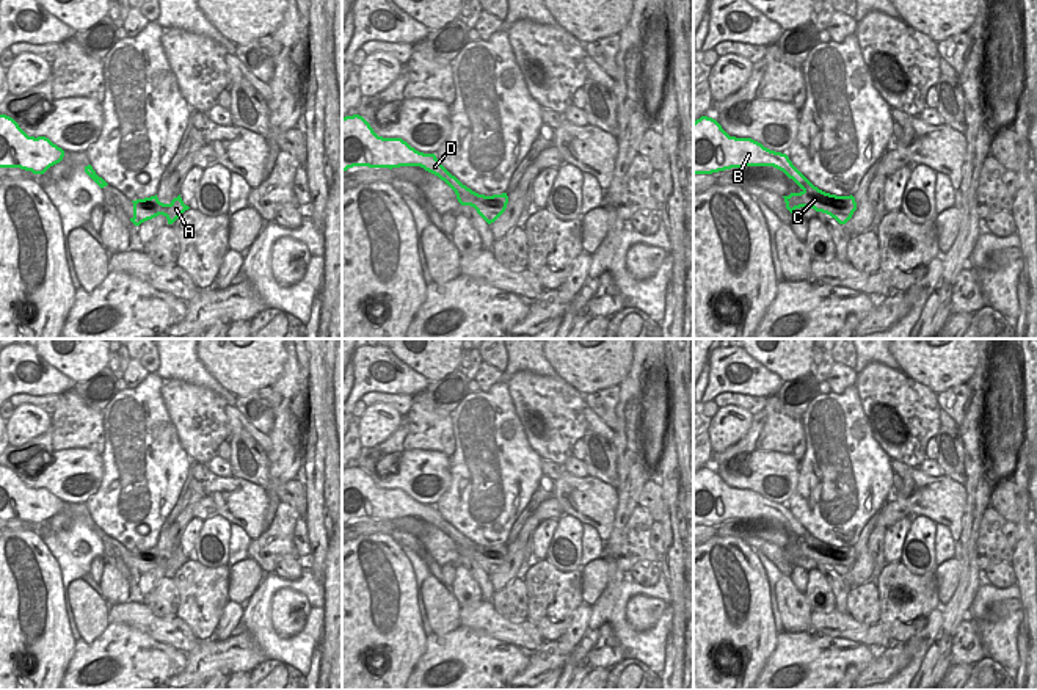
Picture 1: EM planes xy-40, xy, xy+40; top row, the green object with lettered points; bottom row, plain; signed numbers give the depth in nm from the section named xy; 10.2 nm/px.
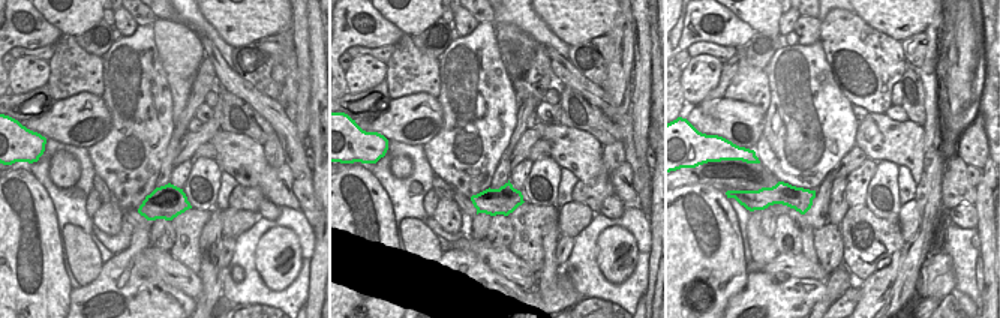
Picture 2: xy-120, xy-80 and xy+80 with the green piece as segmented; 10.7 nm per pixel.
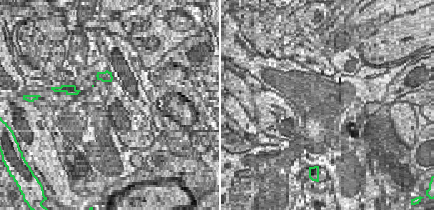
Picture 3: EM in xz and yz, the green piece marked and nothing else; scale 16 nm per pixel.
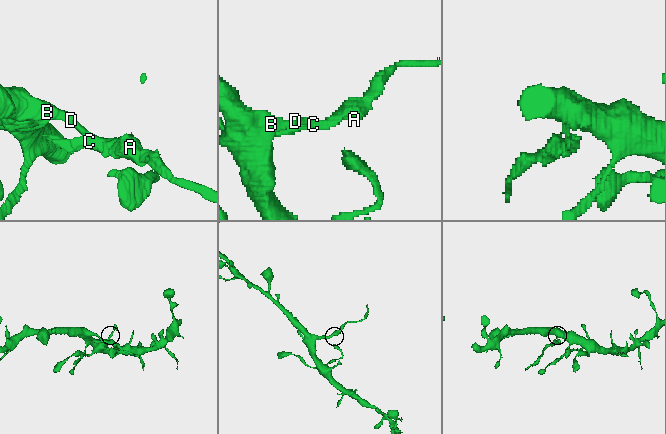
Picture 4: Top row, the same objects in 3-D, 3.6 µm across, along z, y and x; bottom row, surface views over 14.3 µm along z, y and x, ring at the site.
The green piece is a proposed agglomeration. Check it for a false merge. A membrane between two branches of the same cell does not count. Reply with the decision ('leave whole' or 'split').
split

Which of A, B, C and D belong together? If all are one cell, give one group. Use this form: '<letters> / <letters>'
A C / B D

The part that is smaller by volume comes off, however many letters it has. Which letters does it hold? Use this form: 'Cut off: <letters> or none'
Cut off: A, C

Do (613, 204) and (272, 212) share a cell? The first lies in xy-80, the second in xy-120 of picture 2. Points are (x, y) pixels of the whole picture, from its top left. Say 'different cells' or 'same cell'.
same cell

